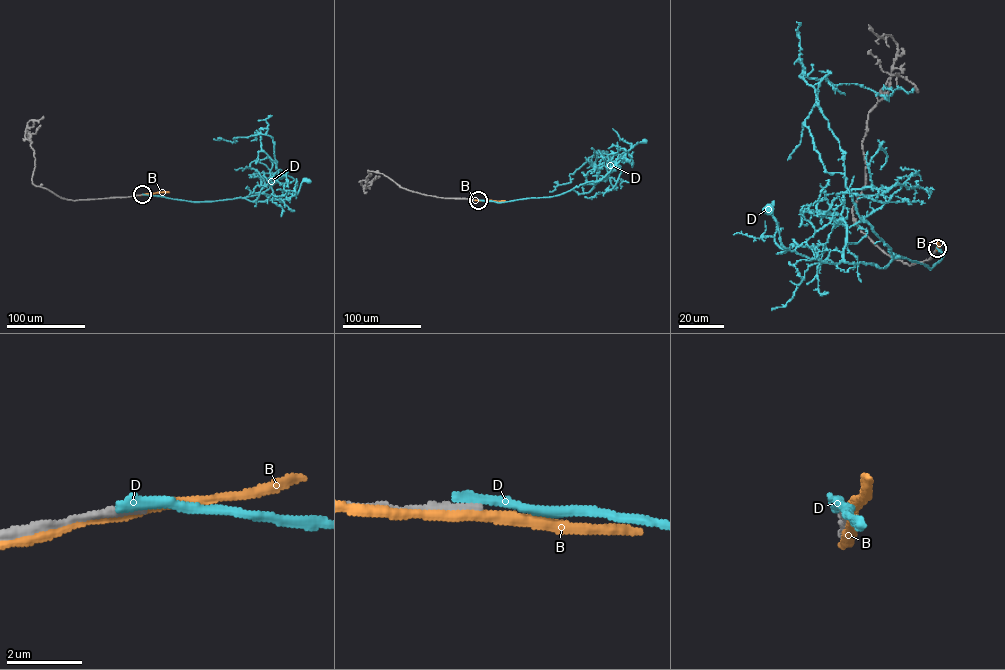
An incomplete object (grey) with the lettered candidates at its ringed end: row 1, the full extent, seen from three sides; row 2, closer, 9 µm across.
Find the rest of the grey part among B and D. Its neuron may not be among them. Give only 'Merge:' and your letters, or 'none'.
Merge: none

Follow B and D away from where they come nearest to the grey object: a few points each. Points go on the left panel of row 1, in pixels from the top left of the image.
B: (141, 195), (169, 192)
D: (142, 194), (192, 202), (240, 197), (264, 201), (296, 195), (302, 181), (308, 181)

